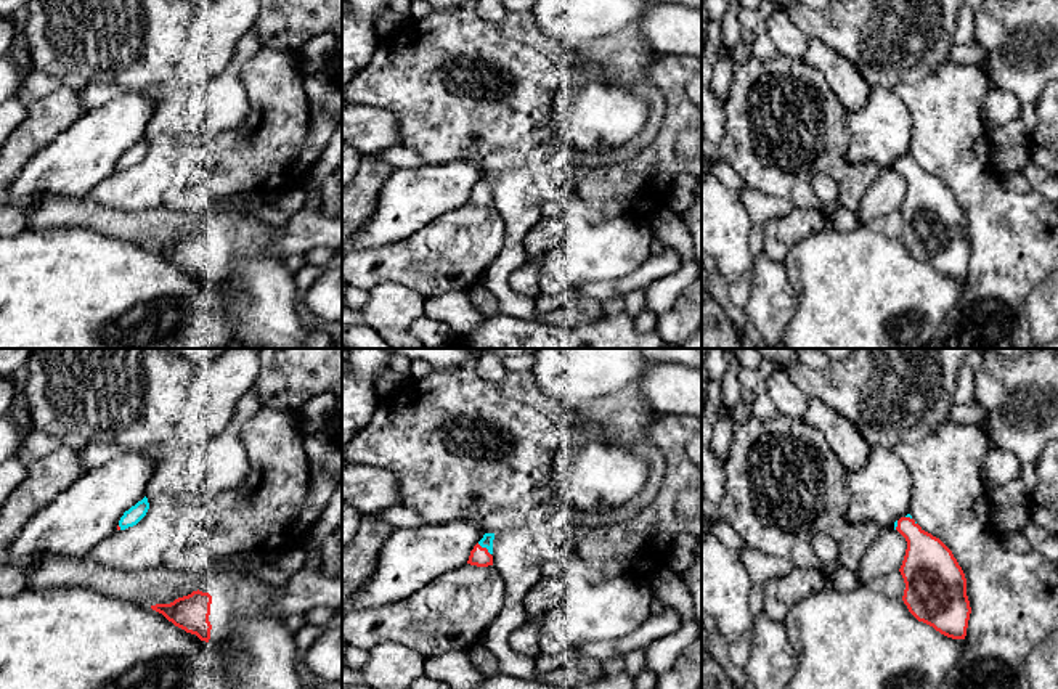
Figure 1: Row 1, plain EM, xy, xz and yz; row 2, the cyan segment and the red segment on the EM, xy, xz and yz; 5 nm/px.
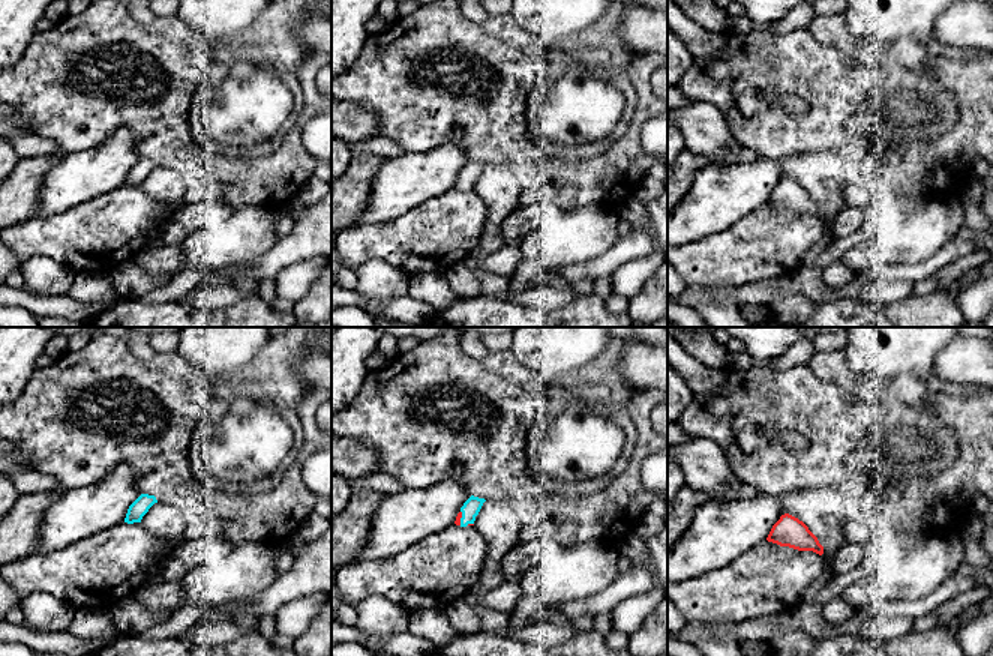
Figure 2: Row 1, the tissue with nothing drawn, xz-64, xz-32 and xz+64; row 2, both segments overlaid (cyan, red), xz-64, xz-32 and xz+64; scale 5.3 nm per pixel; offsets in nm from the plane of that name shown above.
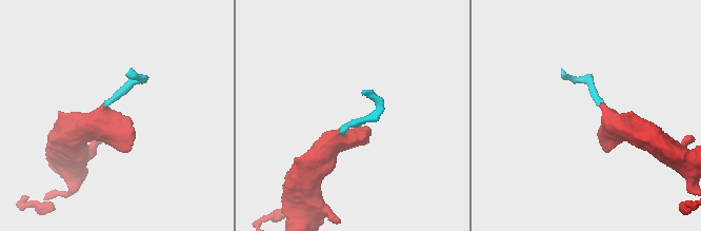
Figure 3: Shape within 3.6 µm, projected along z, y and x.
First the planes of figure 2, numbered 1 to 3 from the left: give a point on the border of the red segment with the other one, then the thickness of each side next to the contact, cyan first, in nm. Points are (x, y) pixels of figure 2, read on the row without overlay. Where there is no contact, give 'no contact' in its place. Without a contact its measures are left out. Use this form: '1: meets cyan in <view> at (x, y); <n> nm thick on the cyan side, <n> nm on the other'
1: no contact
2: meets cyan in xz-32 at (461, 182); 90 nm thick on the cyan side, 30 nm on the other
3: no contact

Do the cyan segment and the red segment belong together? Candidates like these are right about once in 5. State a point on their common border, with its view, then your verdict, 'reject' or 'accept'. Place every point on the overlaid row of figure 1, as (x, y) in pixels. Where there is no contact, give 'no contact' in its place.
contact xz (485, 546); accept

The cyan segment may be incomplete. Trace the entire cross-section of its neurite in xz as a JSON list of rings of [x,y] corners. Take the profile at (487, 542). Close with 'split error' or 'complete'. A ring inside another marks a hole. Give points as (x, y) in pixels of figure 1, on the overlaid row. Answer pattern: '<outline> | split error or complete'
[[[485,533],[483,538],[470,551],[467,564],[477,567],[493,565],[493,540],[494,533]]] | split error

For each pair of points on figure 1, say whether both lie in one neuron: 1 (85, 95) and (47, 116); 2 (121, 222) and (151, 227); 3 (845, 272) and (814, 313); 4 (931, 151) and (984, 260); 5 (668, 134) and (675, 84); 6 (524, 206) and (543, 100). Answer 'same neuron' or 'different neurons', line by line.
1: different neurons
2: same neuron
3: same neuron
4: same neuron
5: same neuron
6: different neurons

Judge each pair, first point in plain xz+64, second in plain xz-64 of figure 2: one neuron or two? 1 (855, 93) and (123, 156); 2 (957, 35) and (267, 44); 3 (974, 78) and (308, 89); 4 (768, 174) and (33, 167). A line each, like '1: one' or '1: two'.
1: two
2: two
3: one
4: two

